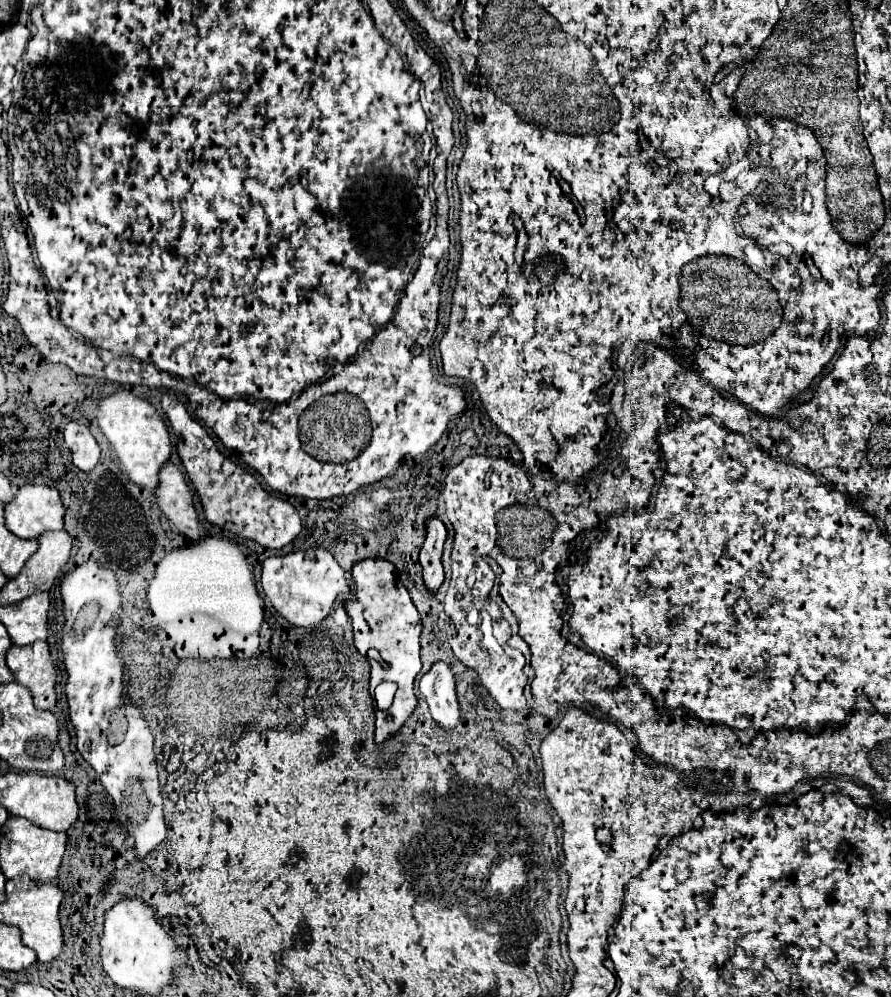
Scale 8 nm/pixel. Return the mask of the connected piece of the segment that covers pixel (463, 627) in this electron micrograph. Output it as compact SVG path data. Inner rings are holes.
M475 612L475 617L469 616L467 620L469 622L455 626L457 634L455 638L449 640L453 653L465 666L477 670L483 686L489 690L493 700L503 710L523 712L525 710L524 688L528 682L528 677L523 671L526 664L524 656L509 644L509 638L491 638L493 636L491 618L477 618Z

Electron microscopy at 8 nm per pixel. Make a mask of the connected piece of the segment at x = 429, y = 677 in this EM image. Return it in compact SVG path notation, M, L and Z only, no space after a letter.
M445 662L433 664L433 668L423 674L419 682L419 692L421 696L425 696L429 712L441 728L451 730L453 726L457 726L457 722L461 720L461 710L457 702L453 672Z

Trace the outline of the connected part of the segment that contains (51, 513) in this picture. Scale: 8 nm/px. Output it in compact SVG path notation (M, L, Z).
M23 484L13 502L5 504L5 526L15 536L31 540L45 530L61 530L63 514L57 488Z

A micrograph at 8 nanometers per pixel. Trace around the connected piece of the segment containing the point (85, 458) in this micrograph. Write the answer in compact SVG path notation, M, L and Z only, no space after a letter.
M69 422L65 426L65 444L69 446L69 450L73 454L73 464L79 470L89 472L95 468L95 464L99 460L99 446L87 426Z

